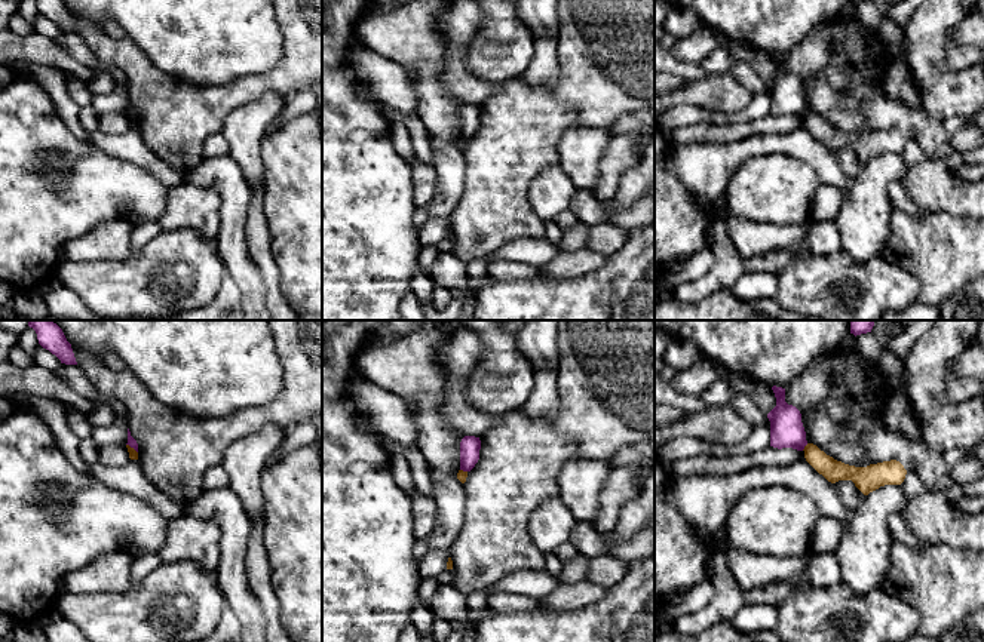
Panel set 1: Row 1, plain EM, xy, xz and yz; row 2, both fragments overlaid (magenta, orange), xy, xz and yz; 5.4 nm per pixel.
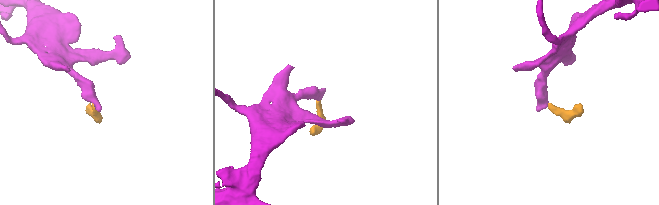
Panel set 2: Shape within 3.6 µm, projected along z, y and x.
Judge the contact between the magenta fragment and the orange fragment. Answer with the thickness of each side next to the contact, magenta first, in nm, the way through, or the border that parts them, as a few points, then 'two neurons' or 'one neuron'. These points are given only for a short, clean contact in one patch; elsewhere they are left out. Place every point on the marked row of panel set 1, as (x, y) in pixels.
180 nm thick on the magenta side, 120 nm on the other; border along yz (808, 444), (802, 449); two neurons

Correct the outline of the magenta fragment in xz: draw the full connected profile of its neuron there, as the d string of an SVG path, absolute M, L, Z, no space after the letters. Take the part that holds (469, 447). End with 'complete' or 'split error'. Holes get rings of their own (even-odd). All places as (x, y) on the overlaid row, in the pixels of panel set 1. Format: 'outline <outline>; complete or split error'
outline M465 436L460 442L460 470L470 471L479 460L481 440Z; complete

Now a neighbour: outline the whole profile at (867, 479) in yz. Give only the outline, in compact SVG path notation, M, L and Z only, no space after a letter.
M807 443L803 451L806 461L828 482L852 480L864 495L885 485L901 485L907 474L896 460L855 467L834 460L813 443Z

